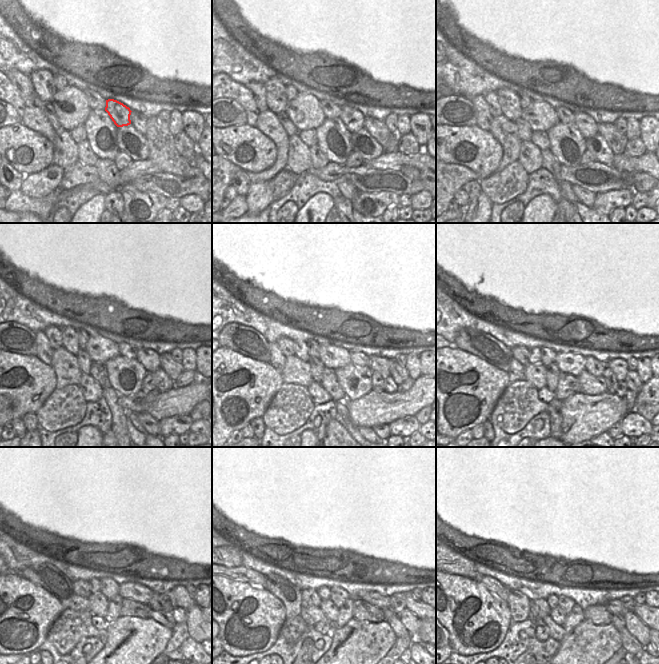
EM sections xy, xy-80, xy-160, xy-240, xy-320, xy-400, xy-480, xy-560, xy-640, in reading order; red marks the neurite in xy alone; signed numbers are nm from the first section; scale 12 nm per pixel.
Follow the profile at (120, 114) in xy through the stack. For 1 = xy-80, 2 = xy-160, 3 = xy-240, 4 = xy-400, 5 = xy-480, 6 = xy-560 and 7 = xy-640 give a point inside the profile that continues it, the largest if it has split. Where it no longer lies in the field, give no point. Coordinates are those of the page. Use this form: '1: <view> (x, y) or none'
1: xy-80 (353, 120)
2: xy-160 (584, 123)
3: xy-240 (151, 361)
4: xy-400 (619, 367)
5: xy-480 (183, 600)
6: xy-560 (415, 606)
7: xy-640 (639, 609)

